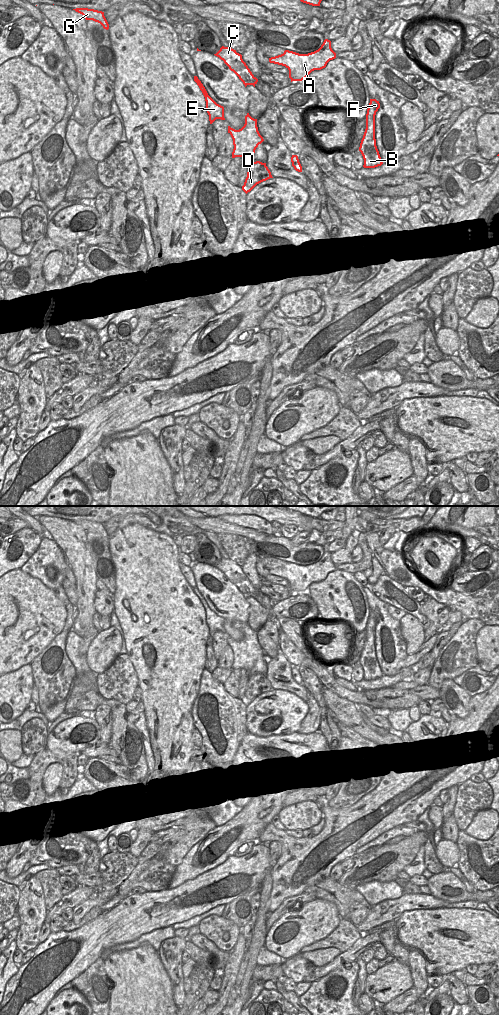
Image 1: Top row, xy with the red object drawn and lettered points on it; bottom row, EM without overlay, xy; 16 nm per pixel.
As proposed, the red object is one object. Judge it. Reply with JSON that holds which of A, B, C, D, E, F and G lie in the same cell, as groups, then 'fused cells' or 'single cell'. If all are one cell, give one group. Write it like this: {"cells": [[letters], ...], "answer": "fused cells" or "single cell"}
{"cells": [["A", "B", "C", "E", "F"], ["D", "G"]], "answer": "fused cells"}

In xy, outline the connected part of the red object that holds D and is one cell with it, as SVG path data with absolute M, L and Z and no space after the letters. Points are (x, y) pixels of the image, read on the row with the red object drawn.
M233 150L232 158L235 157L245 157L249 160L249 167L247 172L247 177L245 179L242 190L247 194L250 192L257 184L266 181L270 178L273 178L270 170L266 166L266 163L256 161L251 163L251 157L248 157L244 154L244 151Z

